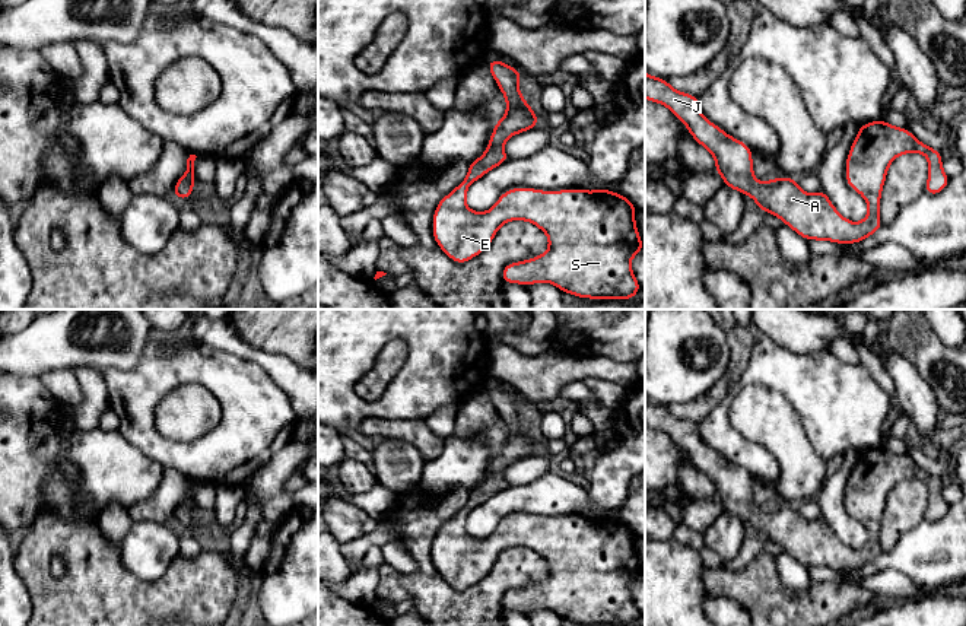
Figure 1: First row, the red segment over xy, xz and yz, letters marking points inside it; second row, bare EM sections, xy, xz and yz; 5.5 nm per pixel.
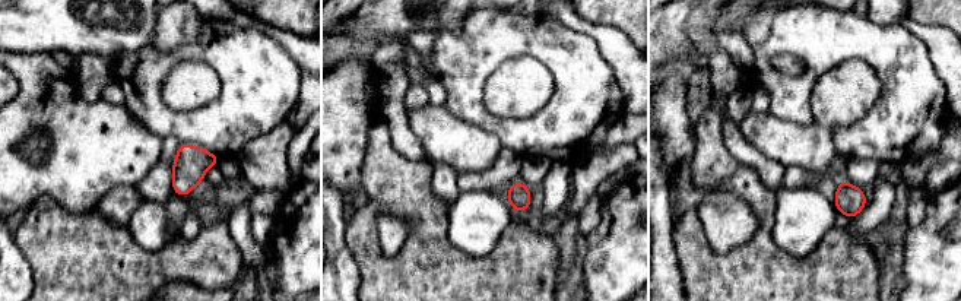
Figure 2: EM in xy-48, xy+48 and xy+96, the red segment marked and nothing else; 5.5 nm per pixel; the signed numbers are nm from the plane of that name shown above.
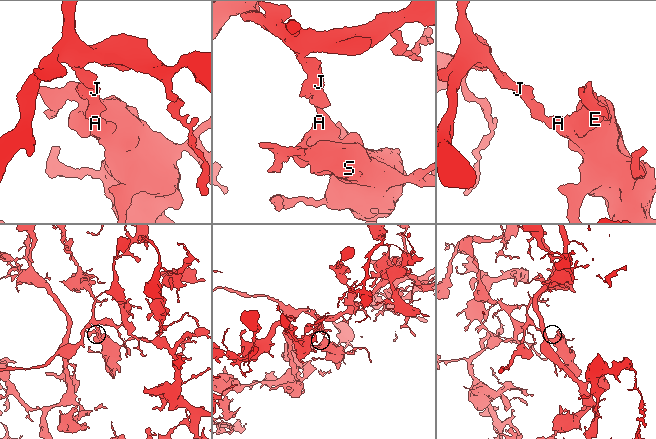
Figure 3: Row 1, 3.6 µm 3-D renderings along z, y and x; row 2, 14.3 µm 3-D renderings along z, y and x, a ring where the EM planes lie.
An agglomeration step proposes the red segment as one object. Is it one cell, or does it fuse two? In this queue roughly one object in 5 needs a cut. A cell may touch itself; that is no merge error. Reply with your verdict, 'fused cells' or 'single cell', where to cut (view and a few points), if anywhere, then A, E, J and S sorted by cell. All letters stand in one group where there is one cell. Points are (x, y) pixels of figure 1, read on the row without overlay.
single cell; cut none; groups A E J S

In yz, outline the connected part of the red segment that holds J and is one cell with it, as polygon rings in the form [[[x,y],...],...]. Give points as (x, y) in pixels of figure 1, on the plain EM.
[[[645,398],[645,425],[665,432],[690,463],[715,484],[715,498],[727,514],[750,522],[759,536],[772,540],[804,566],[855,571],[867,566],[883,552],[880,524],[890,490],[903,480],[922,480],[928,486],[925,519],[941,519],[950,505],[941,493],[938,477],[919,468],[909,457],[887,448],[871,448],[859,454],[846,484],[846,509],[868,531],[861,549],[845,546],[824,518],[804,519],[795,505],[778,503],[759,509],[753,501],[751,476],[708,448],[699,436],[699,426],[671,414],[667,406]]]

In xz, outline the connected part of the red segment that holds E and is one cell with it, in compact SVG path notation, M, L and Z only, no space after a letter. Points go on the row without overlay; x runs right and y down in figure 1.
M501 387L486 388L486 391L505 422L506 441L496 448L486 479L468 490L468 501L463 509L438 530L432 550L433 566L452 588L463 591L484 578L502 552L517 546L525 547L547 562L549 576L538 584L506 591L501 601L503 610L530 613L547 608L578 625L632 626L641 617L641 611L633 601L630 587L645 573L635 550L636 534L626 522L610 517L511 515L487 538L473 538L467 534L468 514L509 486L503 470L518 460L534 455L538 449L537 441L518 417L522 401Z

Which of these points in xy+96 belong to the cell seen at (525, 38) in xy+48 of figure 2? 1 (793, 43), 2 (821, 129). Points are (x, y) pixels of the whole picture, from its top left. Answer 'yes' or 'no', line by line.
1: yes
2: no

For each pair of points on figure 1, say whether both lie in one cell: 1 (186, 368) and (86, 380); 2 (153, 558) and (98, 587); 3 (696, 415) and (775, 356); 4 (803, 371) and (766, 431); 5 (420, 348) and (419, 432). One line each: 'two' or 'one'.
1: two
2: two
3: two
4: two
5: two

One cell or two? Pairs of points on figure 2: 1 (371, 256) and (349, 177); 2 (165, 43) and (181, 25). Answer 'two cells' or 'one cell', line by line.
1: two cells
2: one cell

